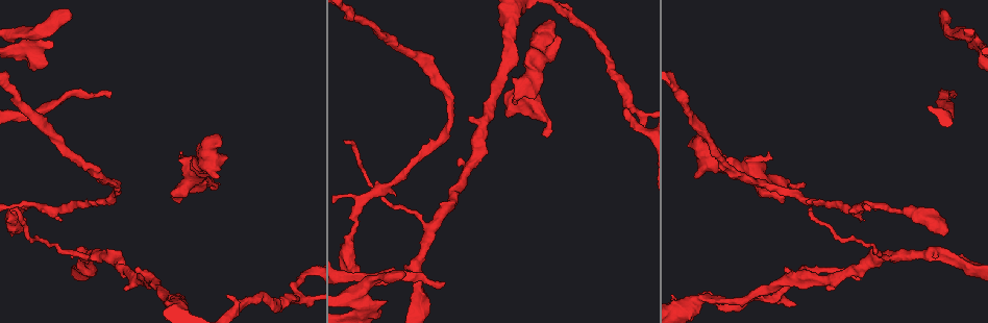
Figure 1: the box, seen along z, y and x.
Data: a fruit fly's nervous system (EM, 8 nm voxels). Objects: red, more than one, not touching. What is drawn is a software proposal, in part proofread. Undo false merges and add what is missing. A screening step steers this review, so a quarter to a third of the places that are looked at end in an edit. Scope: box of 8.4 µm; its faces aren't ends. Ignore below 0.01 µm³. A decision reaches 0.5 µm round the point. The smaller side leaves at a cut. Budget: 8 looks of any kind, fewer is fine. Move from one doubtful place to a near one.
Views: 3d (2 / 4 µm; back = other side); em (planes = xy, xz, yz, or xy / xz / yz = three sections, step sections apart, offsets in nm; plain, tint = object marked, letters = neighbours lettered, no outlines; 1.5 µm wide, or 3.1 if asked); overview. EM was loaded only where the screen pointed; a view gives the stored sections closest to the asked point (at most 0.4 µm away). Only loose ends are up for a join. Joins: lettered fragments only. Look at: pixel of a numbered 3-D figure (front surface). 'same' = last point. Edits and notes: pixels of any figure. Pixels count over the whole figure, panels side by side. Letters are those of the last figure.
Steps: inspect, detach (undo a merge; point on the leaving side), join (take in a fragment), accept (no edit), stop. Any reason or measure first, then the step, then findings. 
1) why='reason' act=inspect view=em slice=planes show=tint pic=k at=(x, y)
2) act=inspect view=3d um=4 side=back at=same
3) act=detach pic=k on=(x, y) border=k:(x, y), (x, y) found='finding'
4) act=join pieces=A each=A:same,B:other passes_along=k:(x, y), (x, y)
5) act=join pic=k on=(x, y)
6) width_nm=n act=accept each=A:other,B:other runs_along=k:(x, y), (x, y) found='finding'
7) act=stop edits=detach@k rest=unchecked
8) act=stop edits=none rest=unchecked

why='branch stops here' act=inspect view=em slice=yz step=4 show=letters pic=1 at=(403, 272)

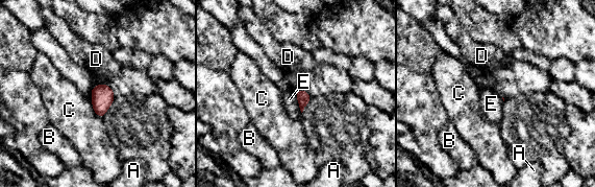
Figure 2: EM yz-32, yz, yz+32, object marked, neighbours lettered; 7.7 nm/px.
why='another direction' act=inspect view=em slice=planes show=letters at=same

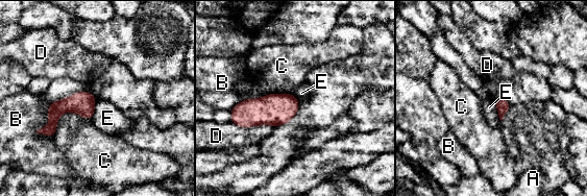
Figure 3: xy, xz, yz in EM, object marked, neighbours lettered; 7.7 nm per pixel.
act=accept each=A:other,B:other,C:other,D:other,E:other runs_along=3:(92, 99), (64, 105), (44, 131) found='none of them fits'

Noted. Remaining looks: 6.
why='long arm stops here' act=inspect view=em slice=xy step=8 show=letters pic=1 at=(108, 93)

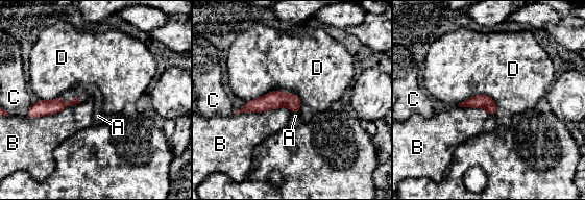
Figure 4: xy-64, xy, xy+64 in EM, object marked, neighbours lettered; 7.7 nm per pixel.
act=join pieces=A each=A:same,B:other,C:other,D:other found='the cell continues'

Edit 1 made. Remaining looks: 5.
why='see it whole again' act=inspect view=overview

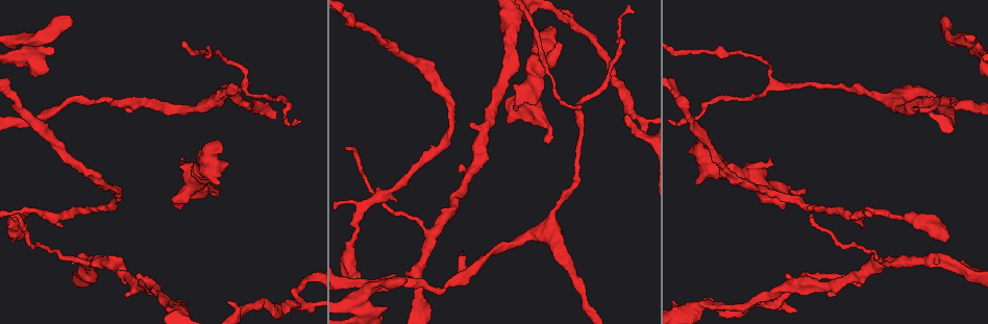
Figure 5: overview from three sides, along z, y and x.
act=inspect view=em slice=planes show=tint pic=5 at=(544, 139)

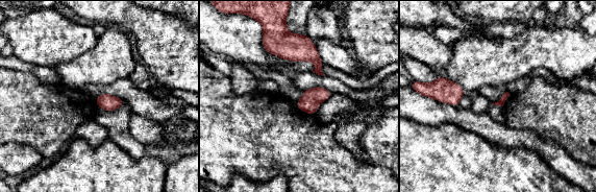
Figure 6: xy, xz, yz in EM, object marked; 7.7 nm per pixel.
act=inspect view=em slice=planes show=letters at=same

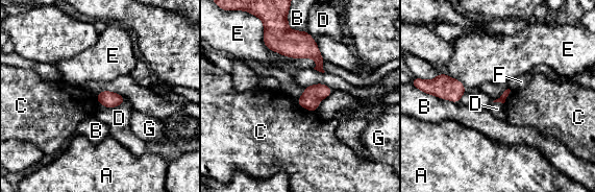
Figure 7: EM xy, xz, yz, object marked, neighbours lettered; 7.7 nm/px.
act=accept each=A:other,B:other,C:other,D:other,E:other,F:other,G:other border=7:(296, 101), (314, 112) found='none of them fits'

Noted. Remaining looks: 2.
act=stop edits=join@4 rest=unchecked

